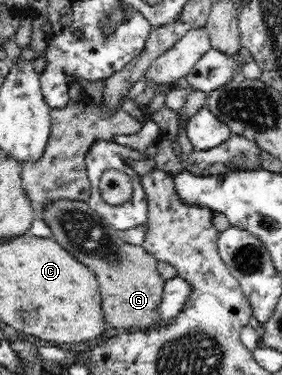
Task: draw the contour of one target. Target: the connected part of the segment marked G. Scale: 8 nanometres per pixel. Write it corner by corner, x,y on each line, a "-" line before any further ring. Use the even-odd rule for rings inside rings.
51,201
45,205
42,220
51,228
52,239
66,249
77,261
86,265
97,278
103,302
103,315
106,327
113,332
118,329
147,330
158,327
160,319
159,303
163,299
165,280
157,272
157,260
142,247
142,245
130,245
123,241
120,232
107,226
95,212
90,209
87,202
83,201

